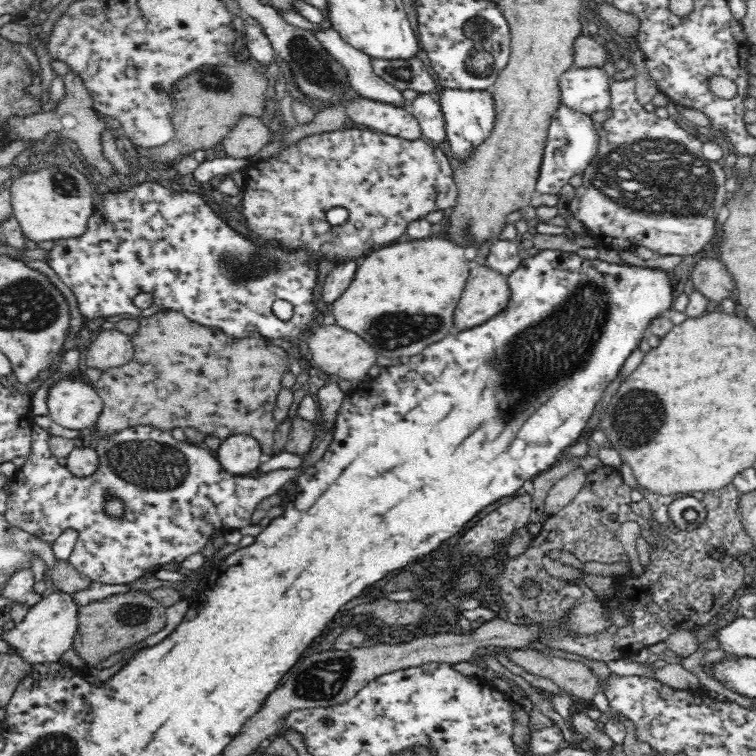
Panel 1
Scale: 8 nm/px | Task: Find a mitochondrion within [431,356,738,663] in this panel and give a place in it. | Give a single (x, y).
(637, 418)

